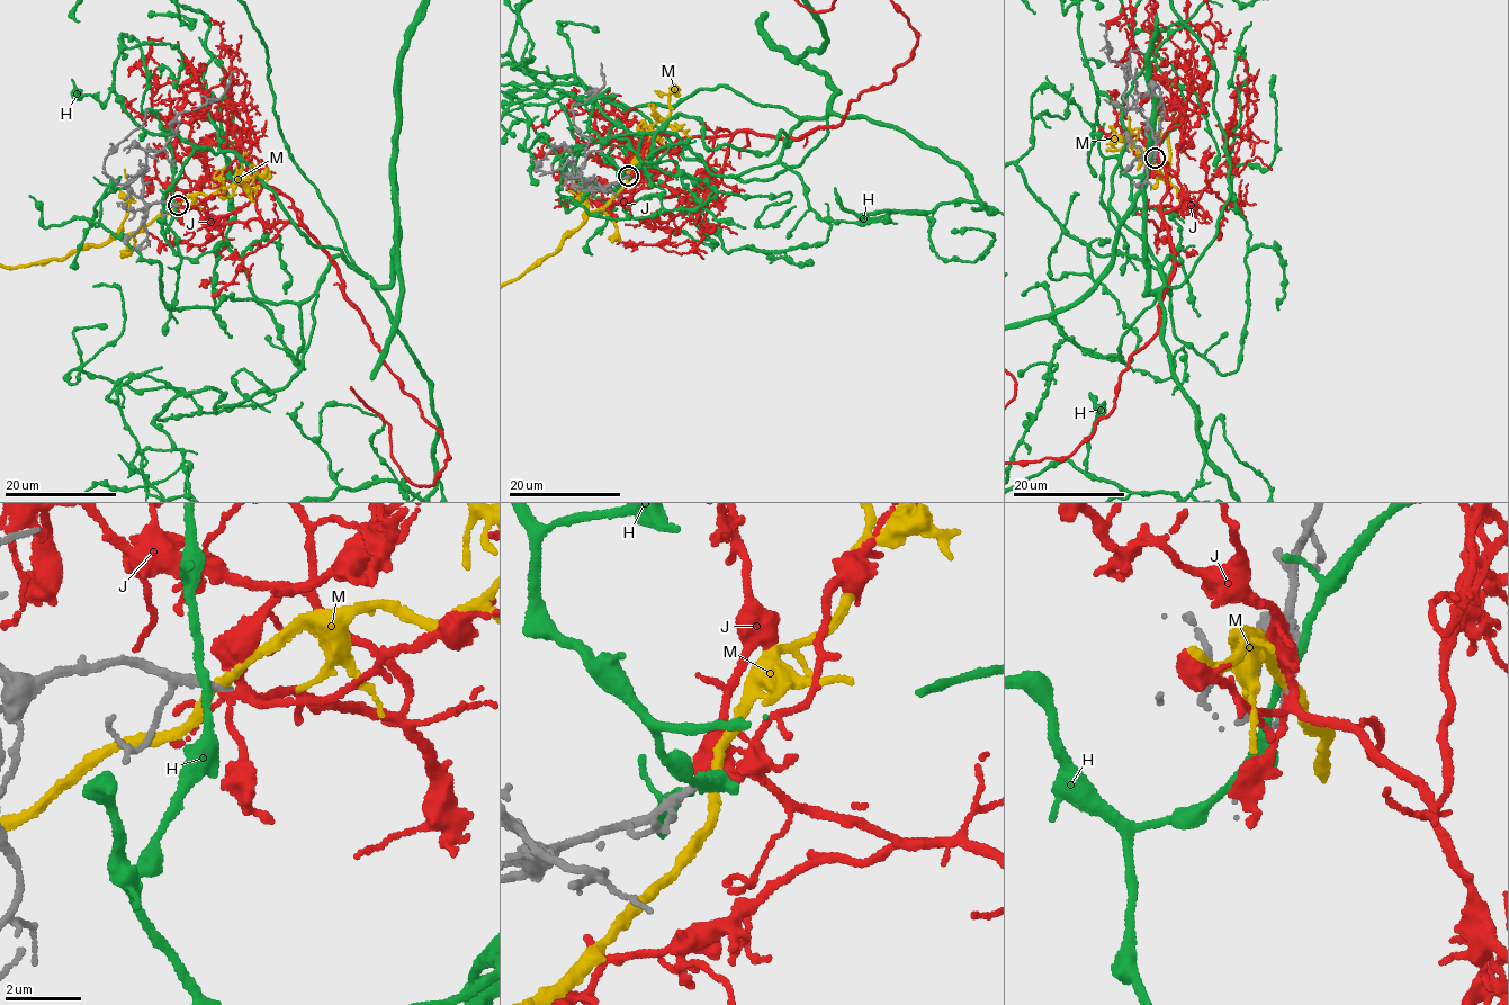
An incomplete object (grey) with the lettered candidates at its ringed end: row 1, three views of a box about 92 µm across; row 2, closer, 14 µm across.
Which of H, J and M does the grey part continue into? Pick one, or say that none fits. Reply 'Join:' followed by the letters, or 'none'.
Join: J

